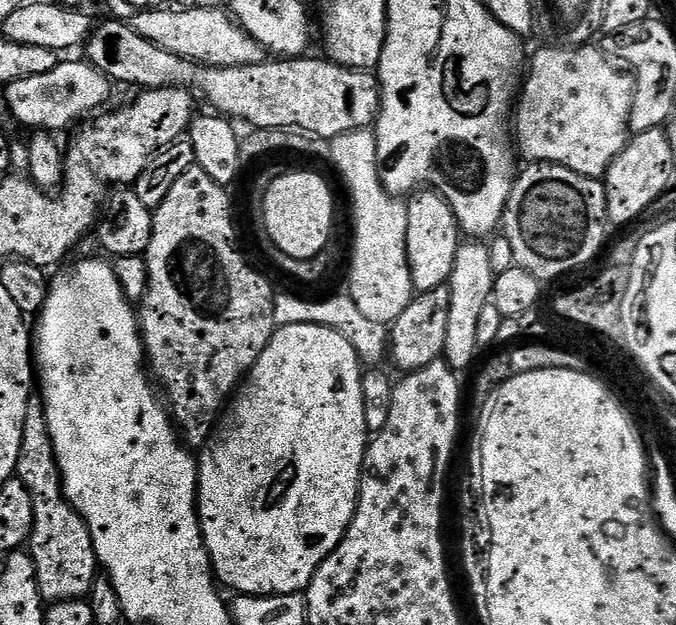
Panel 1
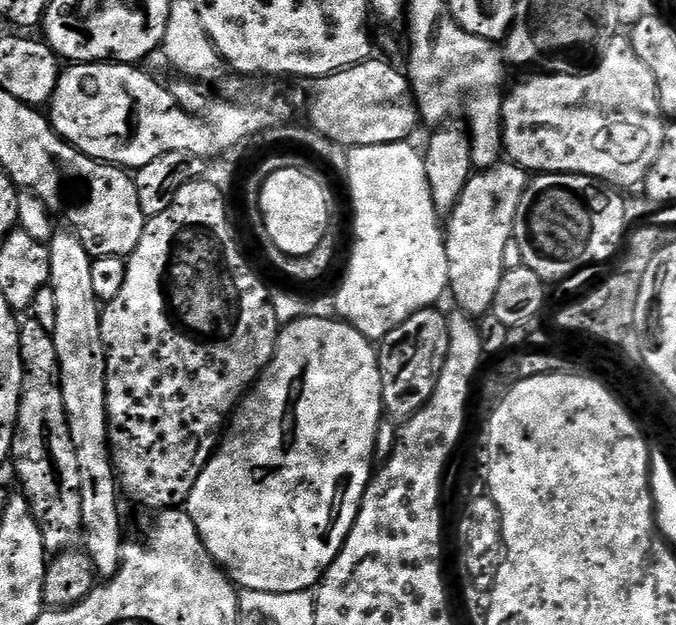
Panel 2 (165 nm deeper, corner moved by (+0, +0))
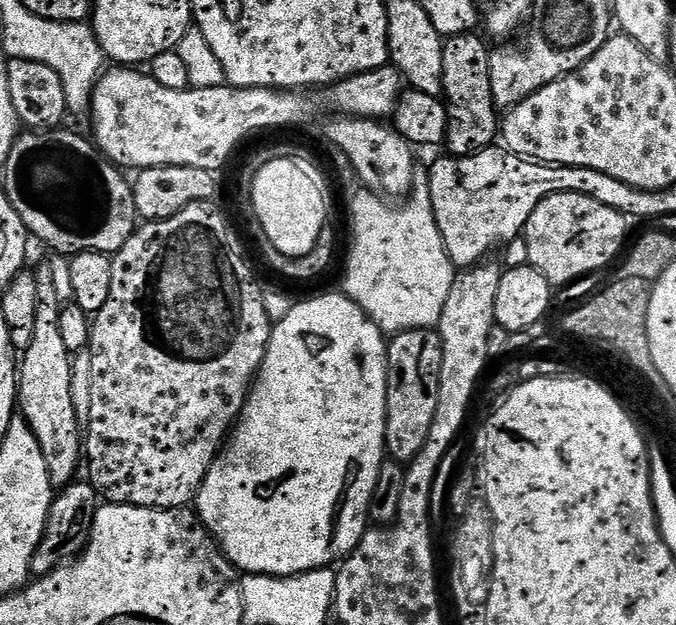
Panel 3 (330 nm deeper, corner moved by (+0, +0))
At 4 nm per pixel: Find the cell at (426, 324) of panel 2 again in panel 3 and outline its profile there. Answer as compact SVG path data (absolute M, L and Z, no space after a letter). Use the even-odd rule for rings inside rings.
M415 328L395 333L387 341L388 349L388 393L386 394L386 434L384 447L387 455L397 462L411 462L426 446L426 434L434 426L434 414L438 410L438 390L442 374L444 343L436 328Z

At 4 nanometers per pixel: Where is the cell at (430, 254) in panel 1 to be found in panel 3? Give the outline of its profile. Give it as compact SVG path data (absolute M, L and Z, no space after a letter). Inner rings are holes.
M467 32L461 36L449 36L442 50L442 78L444 79L444 108L448 111L448 125L444 135L447 151L454 156L473 156L493 147L498 140L498 109L490 90L490 51L489 45L479 40L479 35Z

